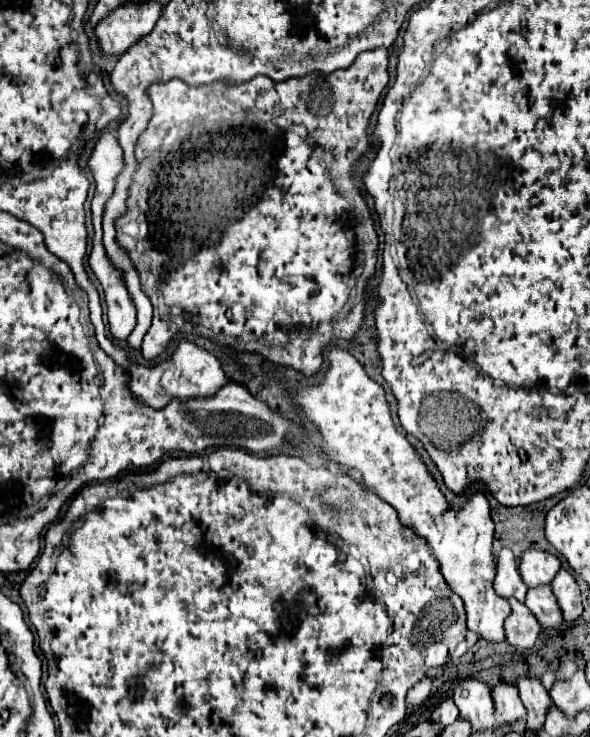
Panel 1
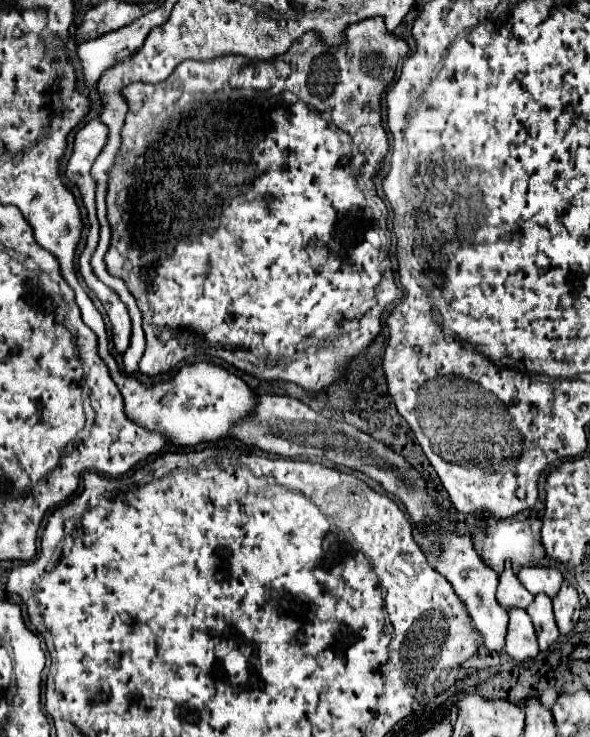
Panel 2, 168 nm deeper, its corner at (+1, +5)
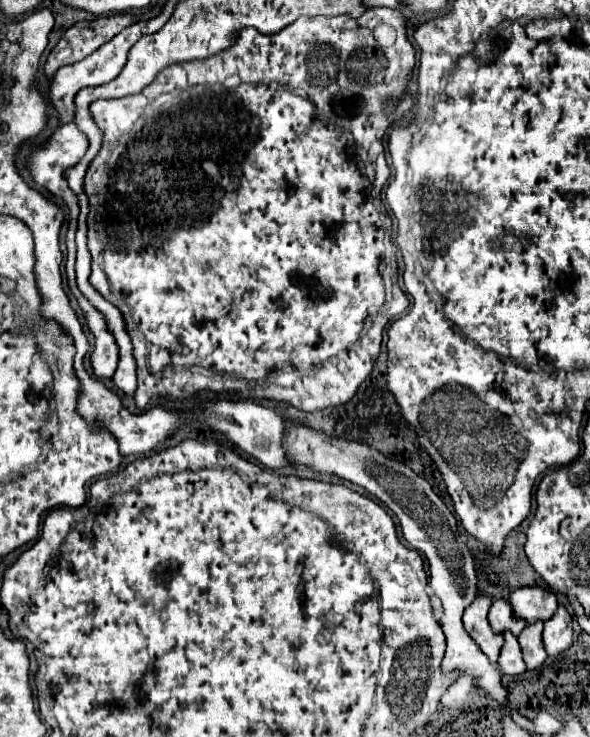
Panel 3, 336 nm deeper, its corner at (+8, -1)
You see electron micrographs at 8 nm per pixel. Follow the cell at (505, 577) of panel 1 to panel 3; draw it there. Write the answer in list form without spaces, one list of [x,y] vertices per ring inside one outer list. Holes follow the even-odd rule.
[[[494,600],[492,602],[492,608],[490,608],[490,614],[488,614],[488,620],[492,624],[494,630],[498,632],[506,632],[506,630],[512,630],[512,634],[520,634],[524,630],[524,620],[518,618],[512,610],[512,604],[508,600]]]

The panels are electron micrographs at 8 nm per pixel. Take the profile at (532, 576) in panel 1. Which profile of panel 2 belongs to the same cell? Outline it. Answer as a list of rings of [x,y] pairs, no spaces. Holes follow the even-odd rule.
[[[523,568],[517,578],[533,596],[547,594],[549,598],[559,592],[563,582],[563,576],[557,568]]]

